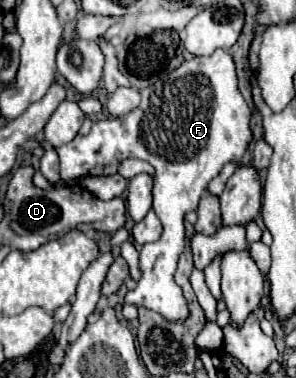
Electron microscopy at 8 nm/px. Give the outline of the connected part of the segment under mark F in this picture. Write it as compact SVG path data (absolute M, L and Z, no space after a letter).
M217 49L209 57L189 57L181 67L177 67L165 79L159 79L151 87L141 91L141 103L137 109L121 119L99 119L93 123L87 135L77 135L71 143L55 147L61 161L61 179L73 181L87 175L113 175L125 159L143 159L151 163L157 171L153 183L153 209L163 223L163 235L155 243L145 243L141 247L141 269L143 277L135 291L127 291L125 303L143 305L171 323L183 323L189 315L183 291L173 281L173 273L179 255L185 249L185 227L183 217L187 211L197 209L201 195L207 191L207 183L219 175L227 163L239 163L249 141L251 141L251 109L237 89L237 73L231 55Z

